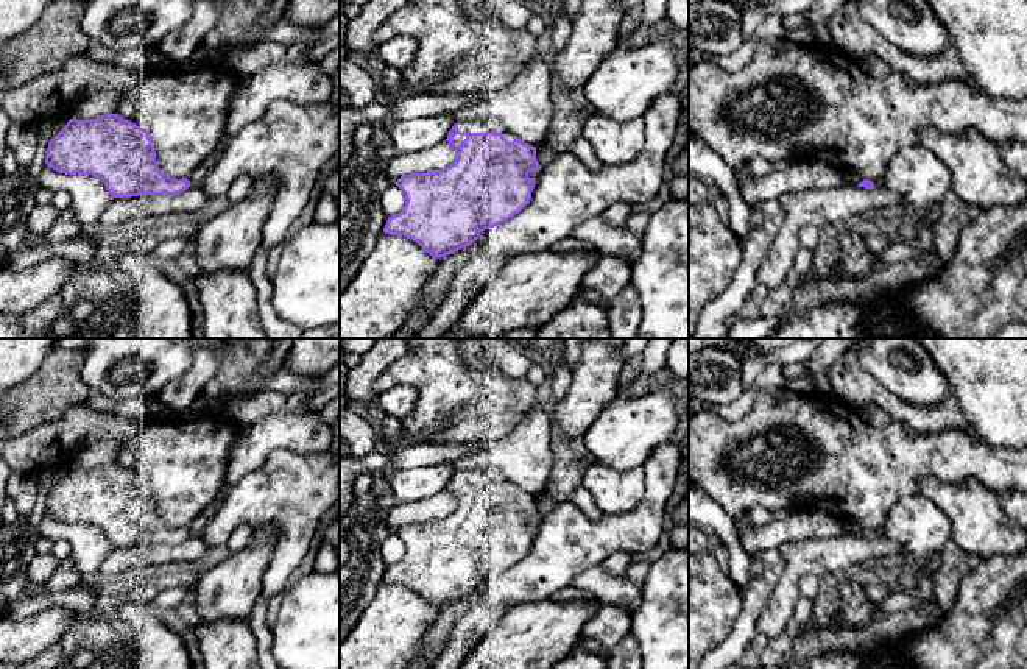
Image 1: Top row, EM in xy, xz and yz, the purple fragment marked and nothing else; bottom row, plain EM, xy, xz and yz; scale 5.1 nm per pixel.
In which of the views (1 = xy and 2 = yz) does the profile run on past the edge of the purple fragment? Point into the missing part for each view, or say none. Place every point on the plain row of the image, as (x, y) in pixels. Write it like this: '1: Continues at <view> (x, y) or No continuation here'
1: No continuation here
2: No continuation here

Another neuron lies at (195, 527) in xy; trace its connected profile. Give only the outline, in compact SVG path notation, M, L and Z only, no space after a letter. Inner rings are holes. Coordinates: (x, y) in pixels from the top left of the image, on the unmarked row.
M224 480L224 483L221 485L221 488L218 491L217 499L190 524L189 530L192 535L199 535L204 522L212 515L215 505L220 502L220 499L223 497L228 487L229 487L229 483Z

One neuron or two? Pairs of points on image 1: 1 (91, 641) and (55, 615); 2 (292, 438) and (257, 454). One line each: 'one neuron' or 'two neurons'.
1: two neurons
2: one neuron

